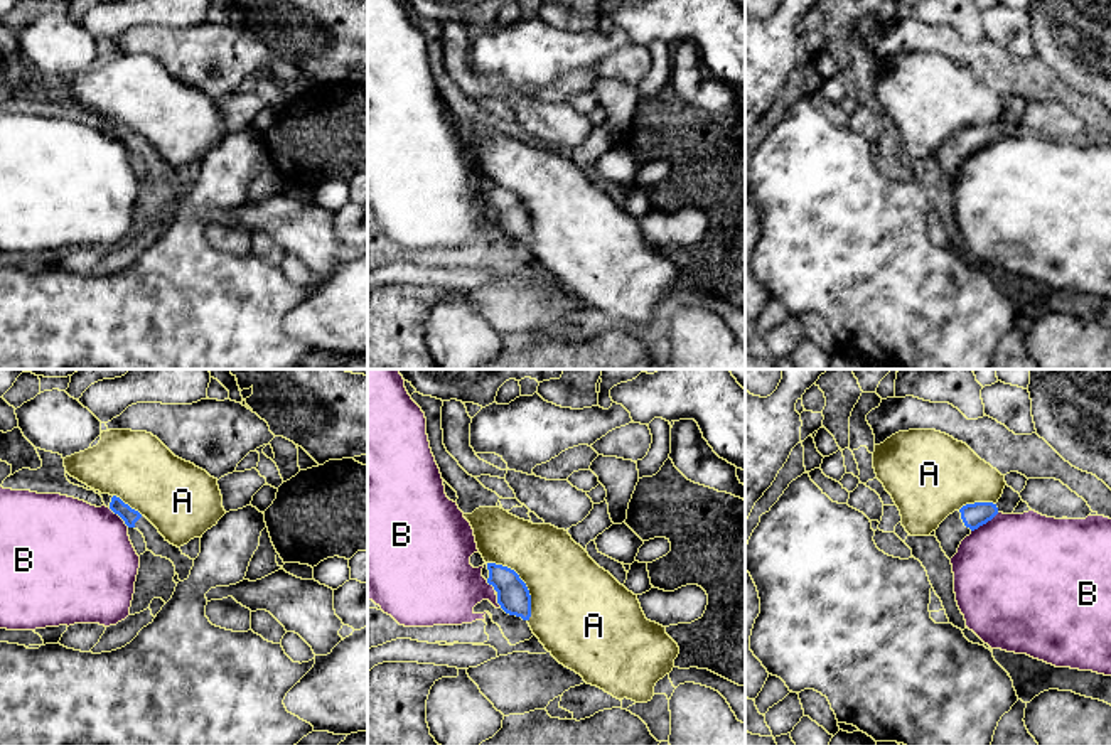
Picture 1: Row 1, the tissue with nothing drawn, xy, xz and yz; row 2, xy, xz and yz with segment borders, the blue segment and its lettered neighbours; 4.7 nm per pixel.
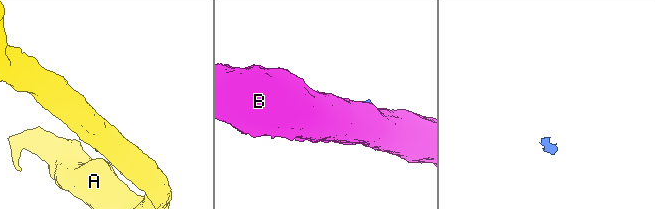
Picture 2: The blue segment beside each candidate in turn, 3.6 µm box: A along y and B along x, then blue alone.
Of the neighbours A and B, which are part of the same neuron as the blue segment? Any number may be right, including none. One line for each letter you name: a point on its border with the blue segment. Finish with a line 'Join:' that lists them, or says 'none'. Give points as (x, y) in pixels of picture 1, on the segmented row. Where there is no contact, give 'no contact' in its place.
Join: none

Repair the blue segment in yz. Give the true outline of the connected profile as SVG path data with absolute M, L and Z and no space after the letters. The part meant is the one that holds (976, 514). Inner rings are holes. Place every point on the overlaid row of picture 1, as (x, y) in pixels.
M993 502L966 504L949 514L936 529L936 538L946 556L951 560L958 553L961 541L996 514L998 507Z

